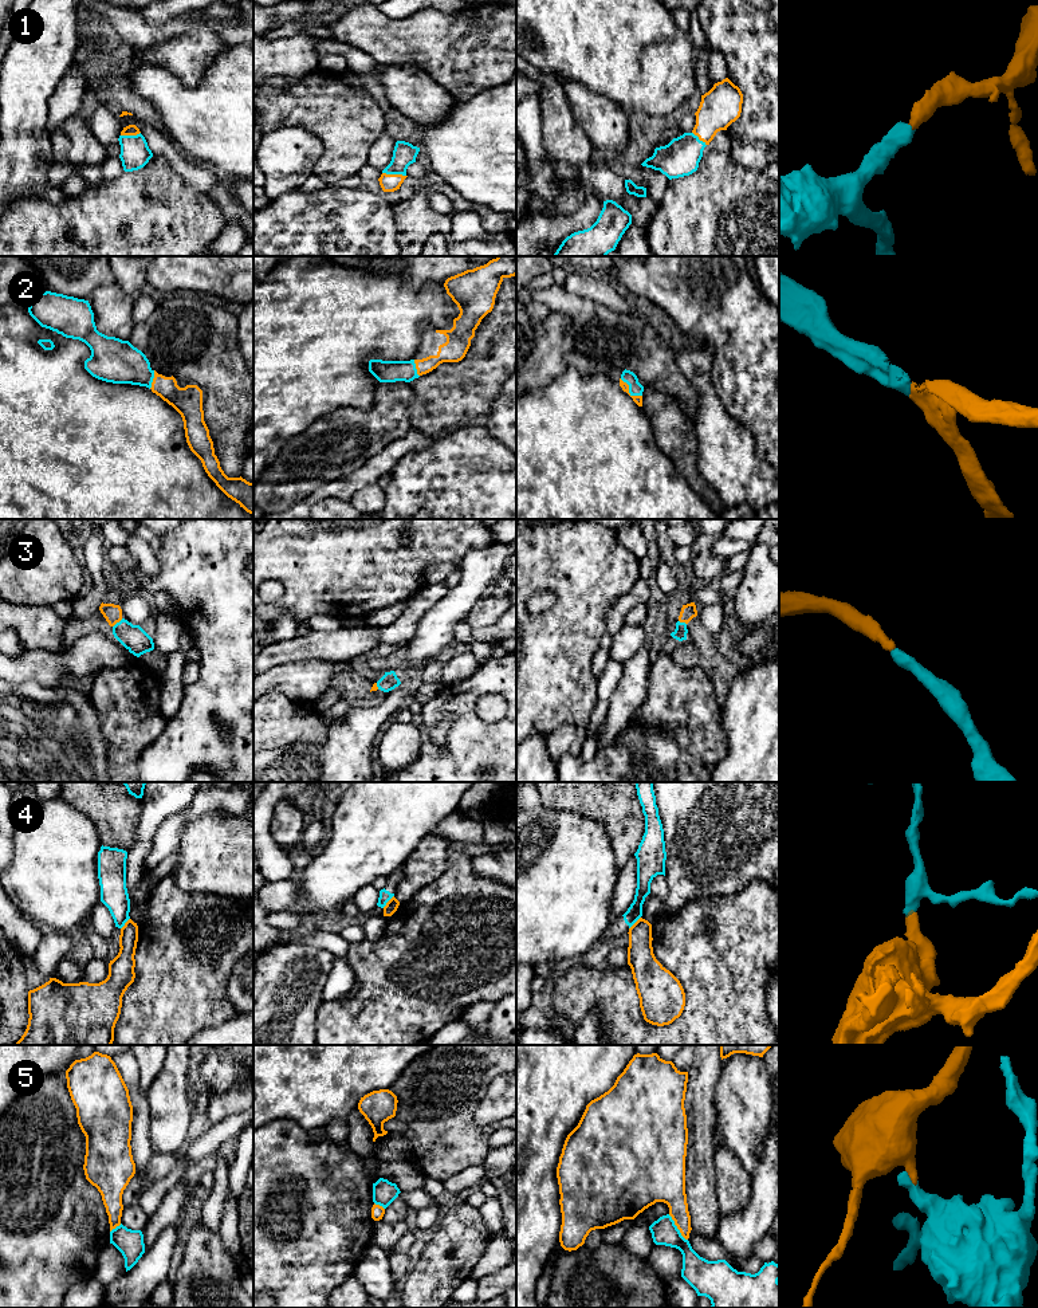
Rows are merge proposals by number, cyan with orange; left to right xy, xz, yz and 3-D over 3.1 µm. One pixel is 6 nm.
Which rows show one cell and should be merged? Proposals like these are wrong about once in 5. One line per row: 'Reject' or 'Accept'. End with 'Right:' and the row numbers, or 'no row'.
1: Accept
2: Accept
3: Accept
4: Reject
5: Reject
Right: 1, 2, 3

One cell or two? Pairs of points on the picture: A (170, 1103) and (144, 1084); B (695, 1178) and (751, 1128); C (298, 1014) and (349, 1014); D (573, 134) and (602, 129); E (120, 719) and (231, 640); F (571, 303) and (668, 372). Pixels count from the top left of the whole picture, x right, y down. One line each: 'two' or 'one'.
A: two
B: two
C: two
D: two
E: two
F: one

